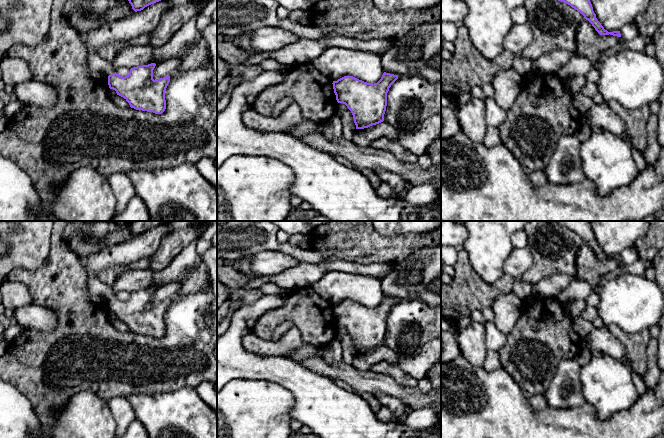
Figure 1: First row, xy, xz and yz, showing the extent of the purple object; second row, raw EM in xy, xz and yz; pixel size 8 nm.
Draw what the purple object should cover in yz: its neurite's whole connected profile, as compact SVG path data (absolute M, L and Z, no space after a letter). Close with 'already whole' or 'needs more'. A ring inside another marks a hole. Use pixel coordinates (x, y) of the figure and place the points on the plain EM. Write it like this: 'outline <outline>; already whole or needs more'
outline M556 221L558 225L570 229L572 232L580 236L586 244L588 244L600 259L613 259L621 261L620 255L608 256L597 244L593 235L589 221Z; already whole

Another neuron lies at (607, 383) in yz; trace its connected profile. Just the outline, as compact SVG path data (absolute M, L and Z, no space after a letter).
M607 354L591 356L589 362L581 366L582 395L601 420L608 420L614 413L628 410L636 403L640 394L634 384L633 369L632 360L628 363Z

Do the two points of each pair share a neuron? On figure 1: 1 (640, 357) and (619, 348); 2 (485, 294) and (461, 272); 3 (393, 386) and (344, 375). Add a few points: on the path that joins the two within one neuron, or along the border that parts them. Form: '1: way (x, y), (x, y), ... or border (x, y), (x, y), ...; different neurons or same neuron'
1: border (611, 333), (622, 343), (631, 359); different neurons
2: way (479, 290), (467, 278); same neuron
3: way (381, 383), (361, 381), (356, 378); same neuron

